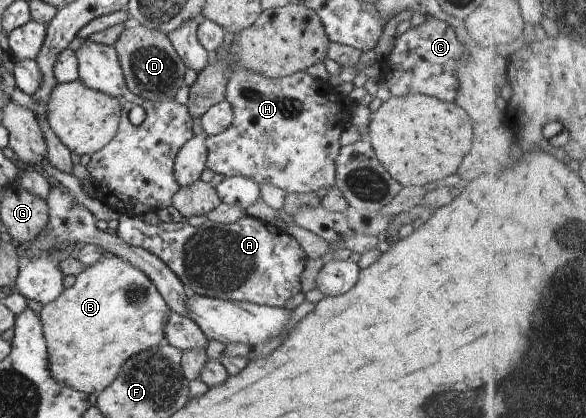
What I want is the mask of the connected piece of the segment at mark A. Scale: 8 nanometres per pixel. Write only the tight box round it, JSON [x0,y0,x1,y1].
[116,211,308,308]

